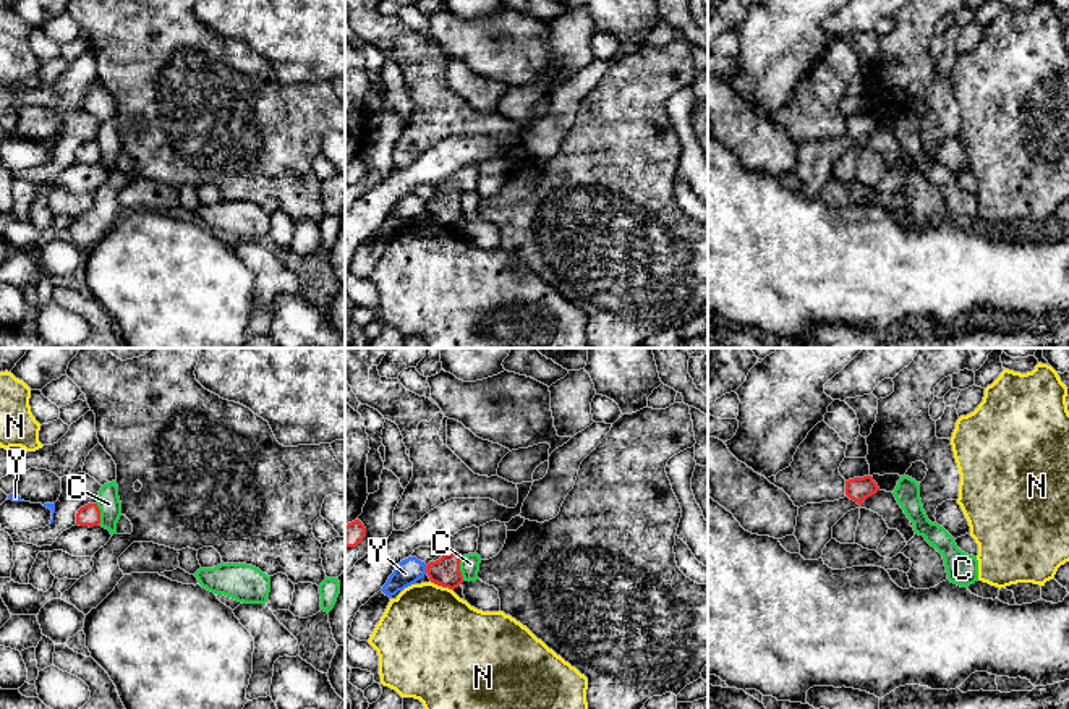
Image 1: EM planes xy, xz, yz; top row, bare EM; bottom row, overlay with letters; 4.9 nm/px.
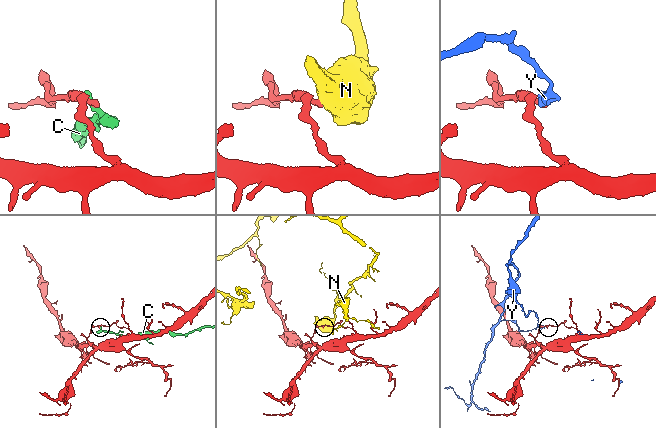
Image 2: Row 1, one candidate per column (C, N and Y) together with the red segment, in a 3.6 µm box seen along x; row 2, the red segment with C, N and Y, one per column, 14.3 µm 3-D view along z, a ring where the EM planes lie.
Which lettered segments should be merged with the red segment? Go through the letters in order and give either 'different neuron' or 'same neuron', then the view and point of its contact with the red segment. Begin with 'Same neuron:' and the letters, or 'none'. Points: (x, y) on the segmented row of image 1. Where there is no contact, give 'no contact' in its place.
Same neuron: none
C: different neuron; meets red in xz at (459, 568)
N: different neuron; meets red in xz at (441, 585)
Y: different neuron; meets red in xz at (426, 568)

